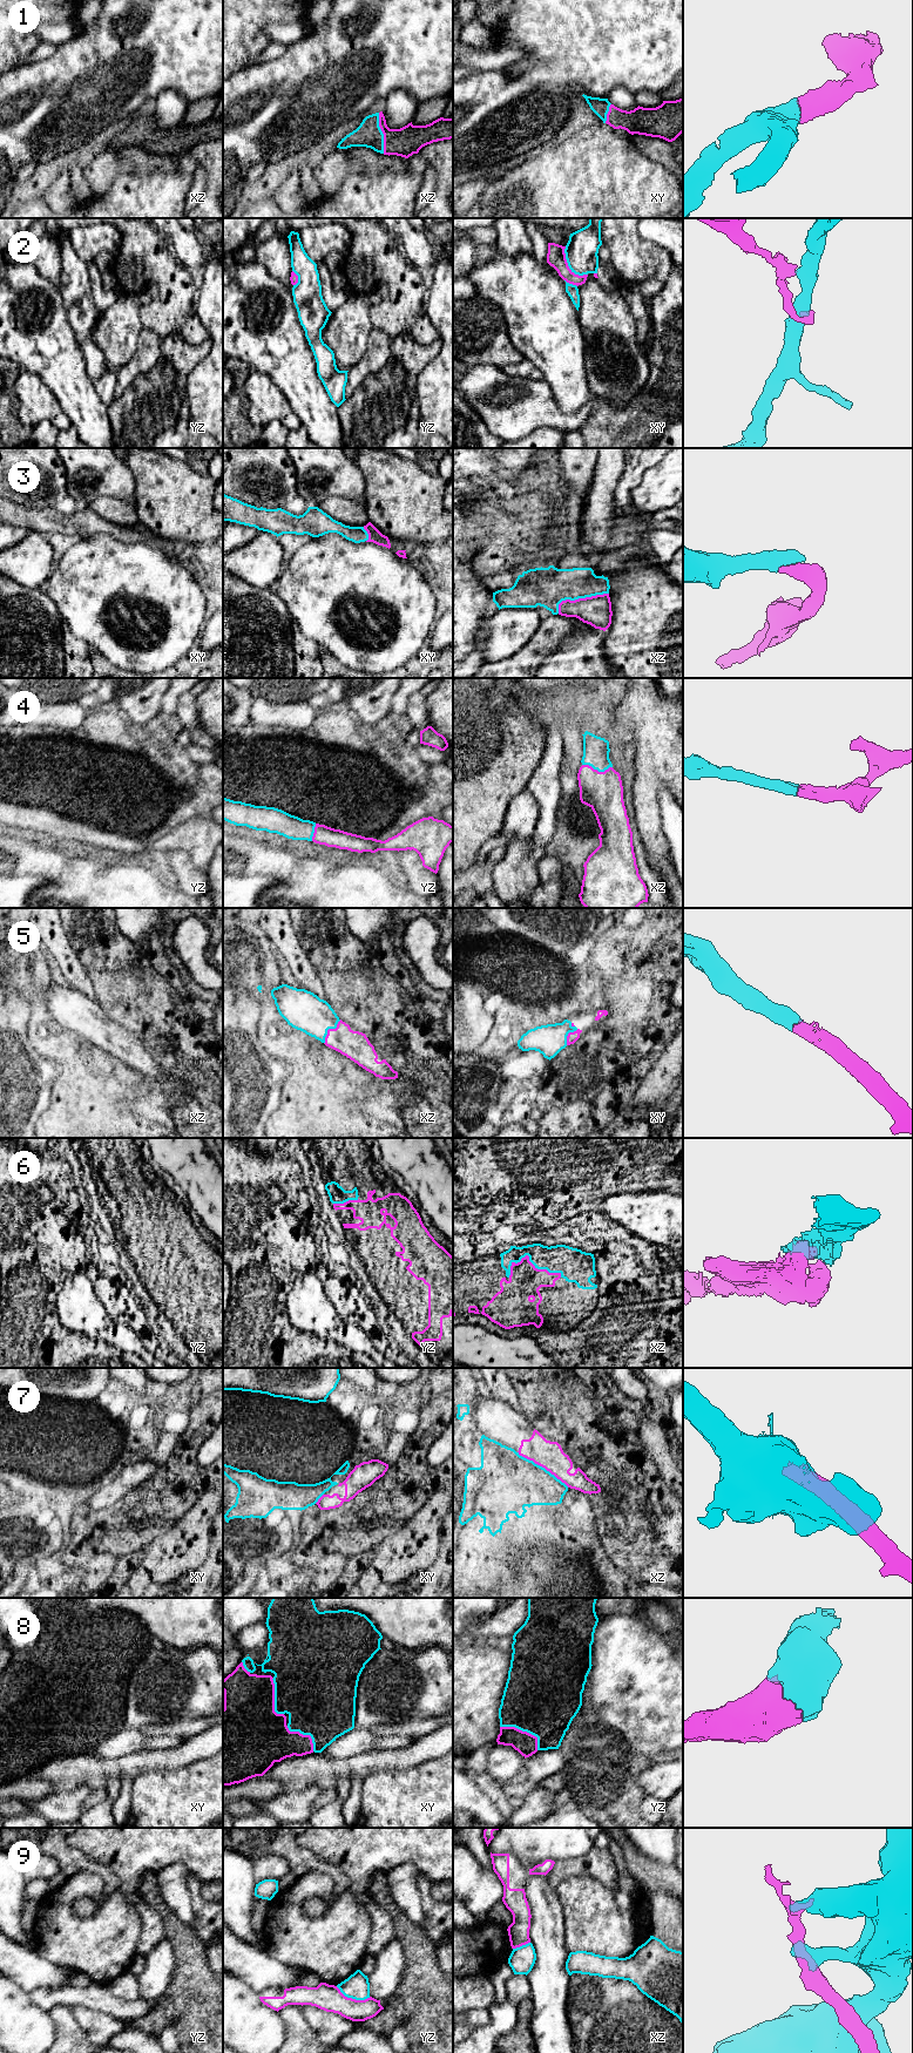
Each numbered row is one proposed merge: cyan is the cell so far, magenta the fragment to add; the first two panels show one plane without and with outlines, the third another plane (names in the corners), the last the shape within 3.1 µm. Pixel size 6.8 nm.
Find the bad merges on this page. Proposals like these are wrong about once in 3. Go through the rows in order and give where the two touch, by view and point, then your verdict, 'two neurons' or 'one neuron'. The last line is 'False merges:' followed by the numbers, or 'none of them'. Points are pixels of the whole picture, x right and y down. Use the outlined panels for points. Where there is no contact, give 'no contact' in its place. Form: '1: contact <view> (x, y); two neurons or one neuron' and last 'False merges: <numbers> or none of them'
1: contact xz (381, 133); one neuron
2: contact xy (568, 265); two neurons
3: contact xz (579, 597); one neuron
4: contact xz (597, 770); one neuron
5: contact xz (329, 1028); one neuron
6: contact xz (531, 1261); one neuron
7: contact xz (541, 1467); two neurons
8: contact yz (525, 1730); one neuron
9: contact yz (353, 1998); two neurons
False merges: 2, 7, 9

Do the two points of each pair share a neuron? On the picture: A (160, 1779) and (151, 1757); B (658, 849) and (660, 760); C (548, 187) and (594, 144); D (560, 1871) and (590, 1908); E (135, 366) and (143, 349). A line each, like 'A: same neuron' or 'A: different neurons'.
A: different neurons
B: same neuron
C: same neuron
D: different neurons
E: same neuron

